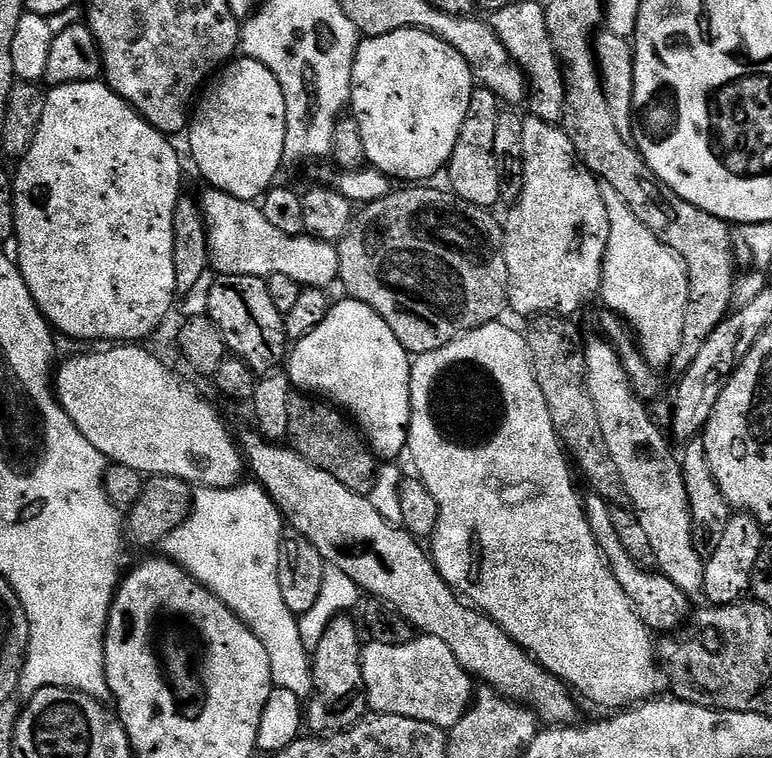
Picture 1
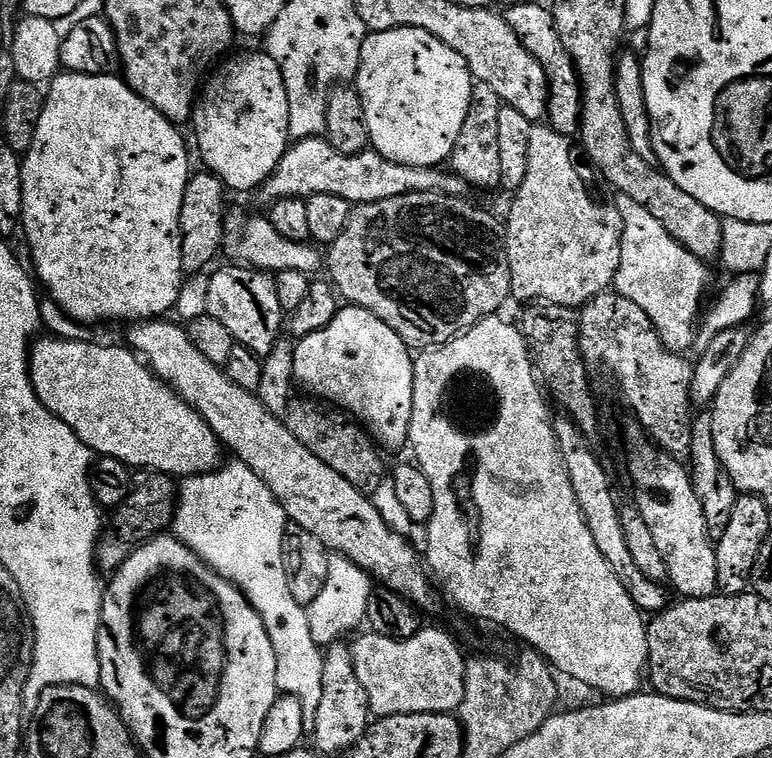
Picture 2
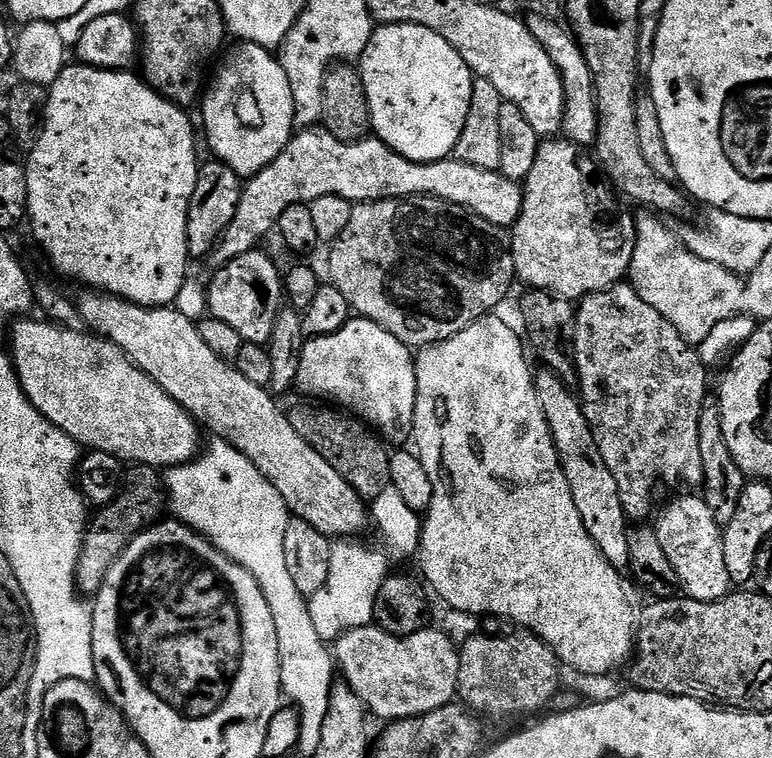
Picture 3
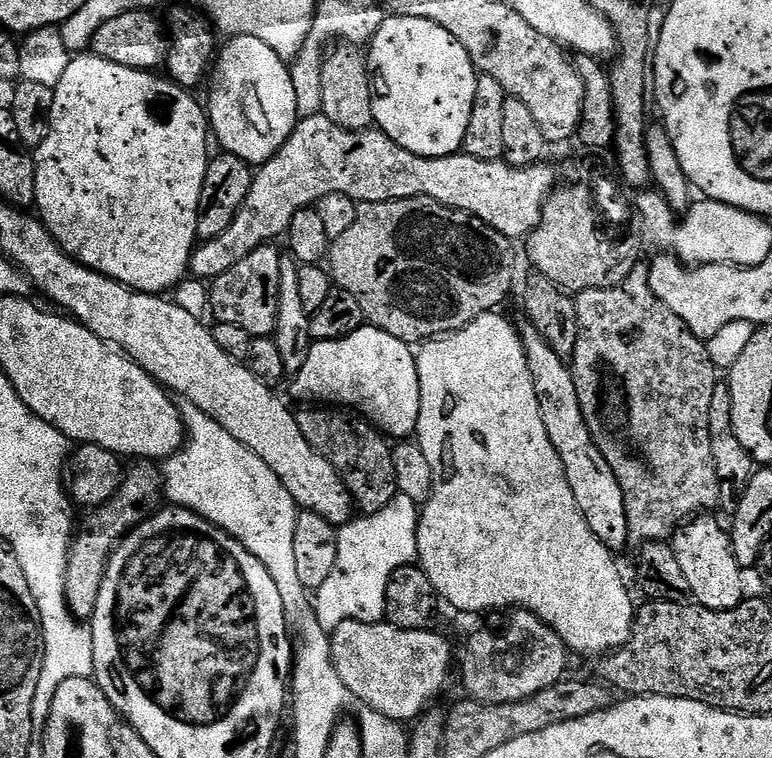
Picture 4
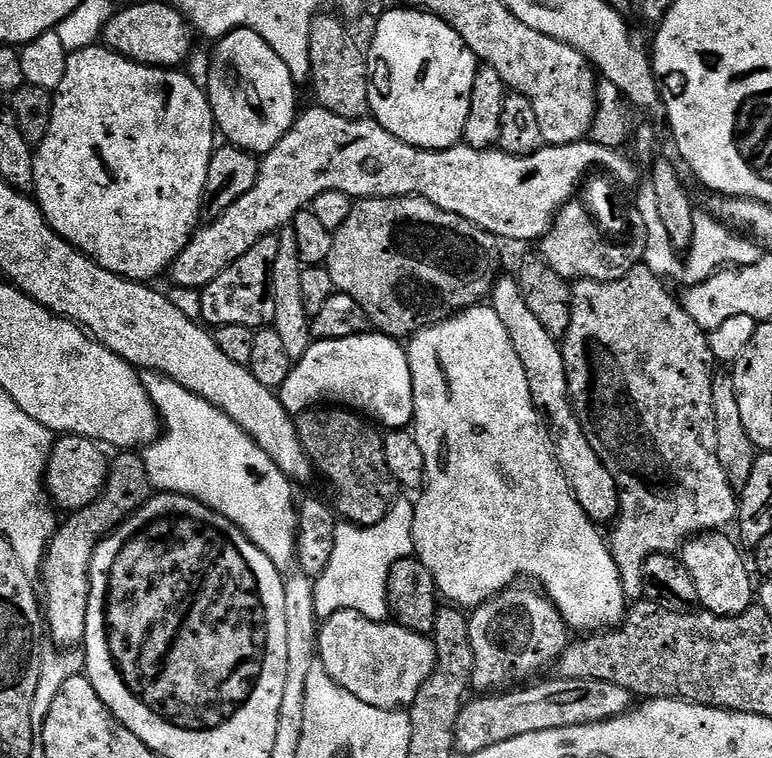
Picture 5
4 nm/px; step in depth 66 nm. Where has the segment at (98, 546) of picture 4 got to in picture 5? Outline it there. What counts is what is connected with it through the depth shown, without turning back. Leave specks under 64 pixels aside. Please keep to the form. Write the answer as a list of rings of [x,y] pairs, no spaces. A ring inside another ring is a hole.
[[[124,450],[113,455],[108,469],[108,481],[94,503],[82,510],[71,513],[68,520],[57,527],[52,535],[52,541],[48,544],[48,553],[44,556],[42,565],[42,577],[44,576],[44,588],[42,584],[42,615],[46,625],[47,635],[56,644],[61,644],[61,649],[72,650],[83,645],[86,634],[86,610],[90,606],[90,566],[94,558],[96,547],[116,529],[123,520],[130,517],[141,508],[154,494],[154,487],[150,480],[150,474],[146,470],[146,462],[143,455],[136,450]]]

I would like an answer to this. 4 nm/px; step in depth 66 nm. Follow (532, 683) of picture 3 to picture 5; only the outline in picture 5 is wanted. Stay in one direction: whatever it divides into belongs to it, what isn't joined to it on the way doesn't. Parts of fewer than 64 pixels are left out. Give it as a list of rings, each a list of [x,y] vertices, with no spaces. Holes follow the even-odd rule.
[[[513,586],[504,589],[497,596],[486,601],[485,604],[471,609],[468,616],[470,650],[474,654],[471,687],[477,693],[499,694],[513,686],[523,685],[525,682],[539,677],[541,675],[539,672],[543,668],[551,669],[555,665],[570,642],[568,624],[561,618],[558,609],[552,605],[551,600],[544,595],[543,591],[536,586],[528,586],[532,588],[520,587]]]

